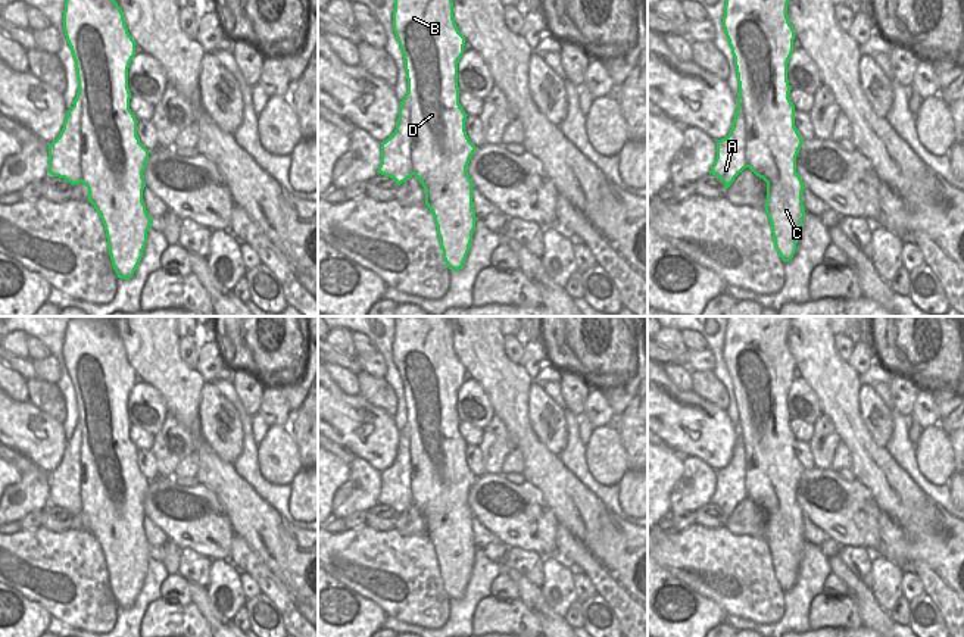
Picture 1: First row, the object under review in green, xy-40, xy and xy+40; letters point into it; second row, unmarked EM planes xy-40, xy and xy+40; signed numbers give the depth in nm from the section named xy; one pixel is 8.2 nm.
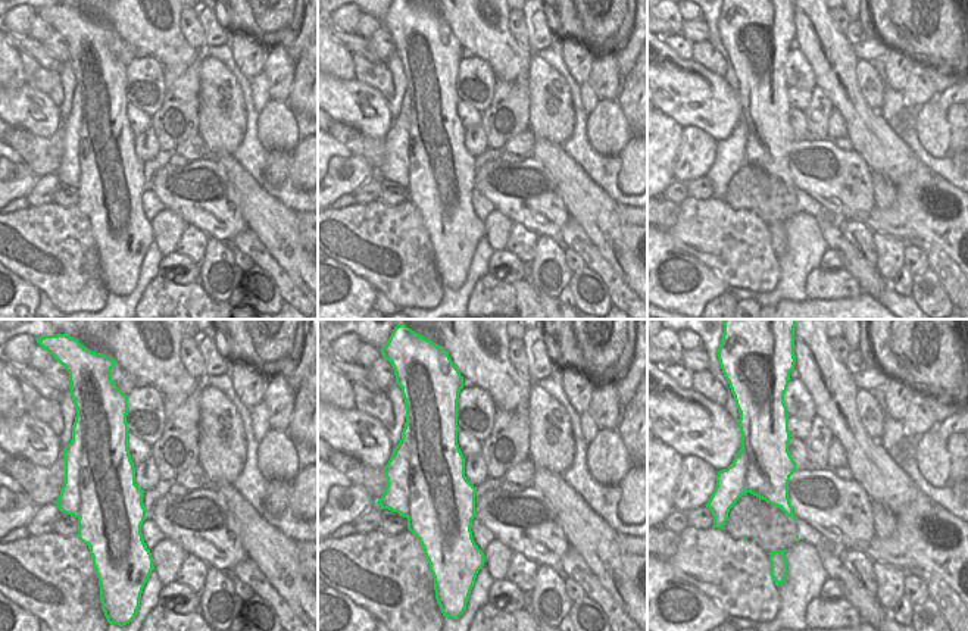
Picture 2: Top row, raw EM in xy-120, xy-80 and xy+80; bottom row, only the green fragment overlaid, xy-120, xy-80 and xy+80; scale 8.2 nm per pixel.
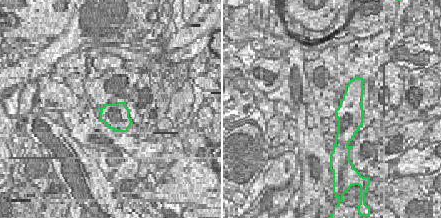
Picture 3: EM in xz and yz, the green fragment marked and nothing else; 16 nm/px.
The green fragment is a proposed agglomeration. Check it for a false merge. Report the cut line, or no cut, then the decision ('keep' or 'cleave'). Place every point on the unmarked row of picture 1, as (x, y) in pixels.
cut in xy-40 along (74, 434), (80, 449), (83, 511); cleave

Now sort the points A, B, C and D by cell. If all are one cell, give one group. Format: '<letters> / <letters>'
A / B C D

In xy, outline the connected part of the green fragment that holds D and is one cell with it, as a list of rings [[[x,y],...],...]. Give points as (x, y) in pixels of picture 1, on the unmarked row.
[[[397,316],[393,360],[402,378],[408,422],[400,435],[408,438],[412,455],[412,499],[425,519],[425,534],[434,546],[443,588],[450,600],[462,599],[472,562],[475,538],[472,510],[467,502],[475,475],[465,460],[467,443],[459,434],[458,393],[465,366],[453,349],[453,331],[447,316]]]

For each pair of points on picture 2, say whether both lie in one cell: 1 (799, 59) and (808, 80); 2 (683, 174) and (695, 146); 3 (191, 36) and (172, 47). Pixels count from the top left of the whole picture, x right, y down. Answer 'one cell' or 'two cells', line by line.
1: one cell
2: one cell
3: two cells

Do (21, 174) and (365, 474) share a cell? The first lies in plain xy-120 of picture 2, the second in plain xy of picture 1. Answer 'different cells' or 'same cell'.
same cell

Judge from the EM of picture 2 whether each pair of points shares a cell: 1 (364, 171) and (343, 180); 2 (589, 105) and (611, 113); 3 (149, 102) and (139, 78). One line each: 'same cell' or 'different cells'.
1: same cell
2: different cells
3: same cell

